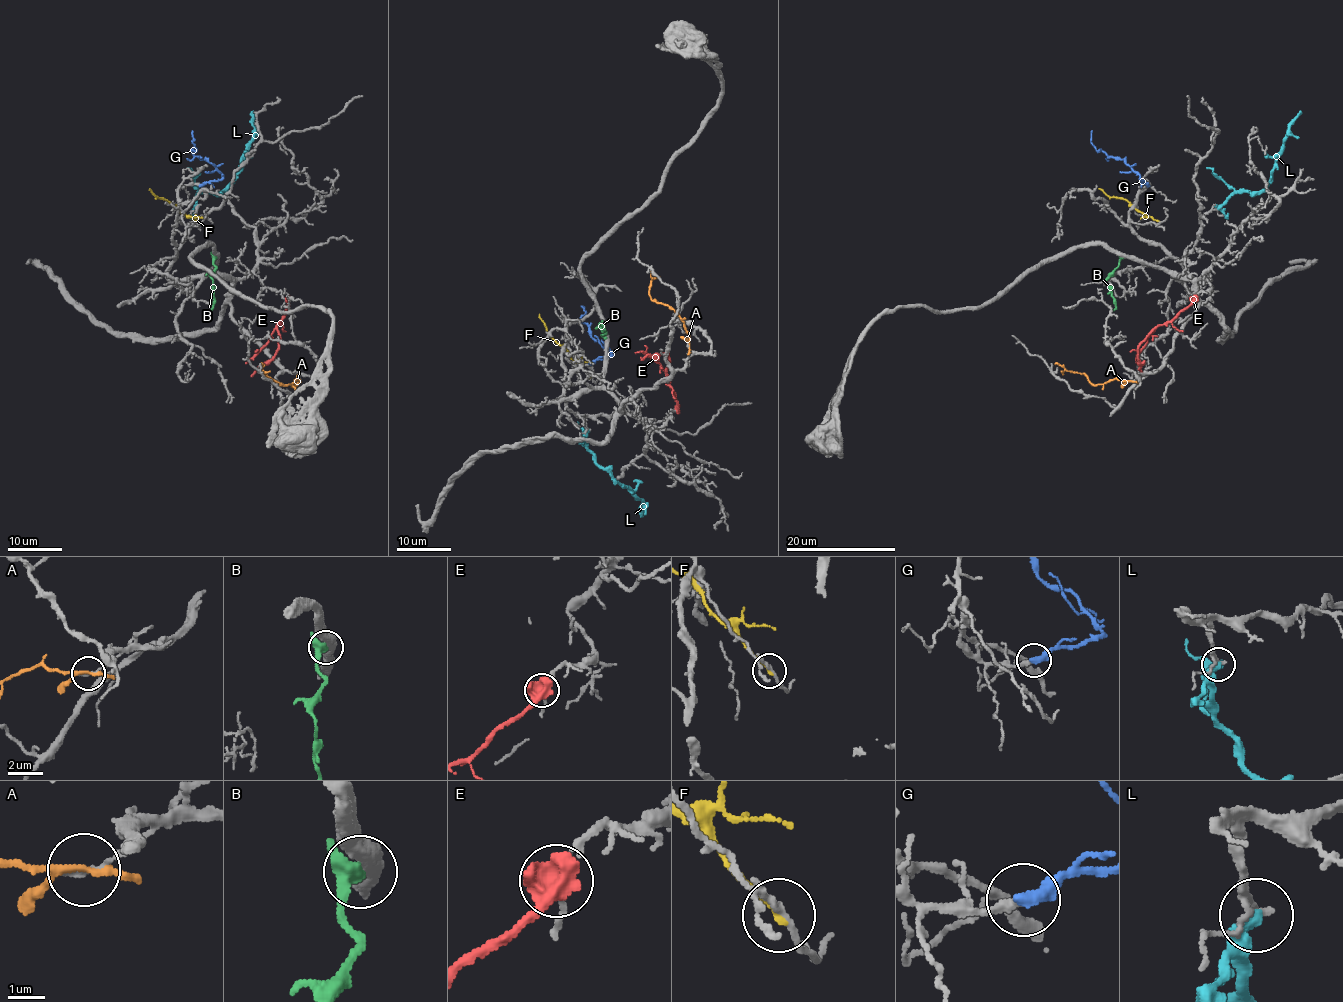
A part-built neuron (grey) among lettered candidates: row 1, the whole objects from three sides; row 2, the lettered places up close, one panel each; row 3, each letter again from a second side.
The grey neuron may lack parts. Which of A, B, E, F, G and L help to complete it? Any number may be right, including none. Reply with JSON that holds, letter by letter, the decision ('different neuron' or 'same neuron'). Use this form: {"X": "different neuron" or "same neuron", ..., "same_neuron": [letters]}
{"A": "different neuron", "B": "different neuron", "E": "different neuron", "F": "different neuron", "G": "same neuron", "L": "different neuron", "same_neuron": ["G"]}

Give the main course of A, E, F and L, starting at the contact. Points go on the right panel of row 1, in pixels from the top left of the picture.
A: (1130, 381), (1113, 379), (1095, 385), (1085, 376), (1066, 370), (1055, 362)
E: (1194, 299), (1170, 321), (1159, 324), (1140, 344), (1141, 376)
F: (1160, 222), (1147, 217), (1119, 197), (1110, 197), (1099, 189)
L: (1215, 205), (1222, 205), (1240, 192), (1259, 193), (1268, 183), (1275, 156), (1280, 151), (1290, 123), (1301, 111)

